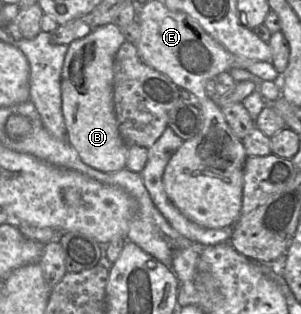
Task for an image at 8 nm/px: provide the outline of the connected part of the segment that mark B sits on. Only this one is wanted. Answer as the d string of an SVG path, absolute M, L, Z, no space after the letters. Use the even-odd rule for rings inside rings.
M108 23L86 37L69 44L61 74L62 111L66 125L66 140L88 166L105 173L114 173L126 168L128 145L118 130L114 110L113 81L114 59L125 37L119 27Z

